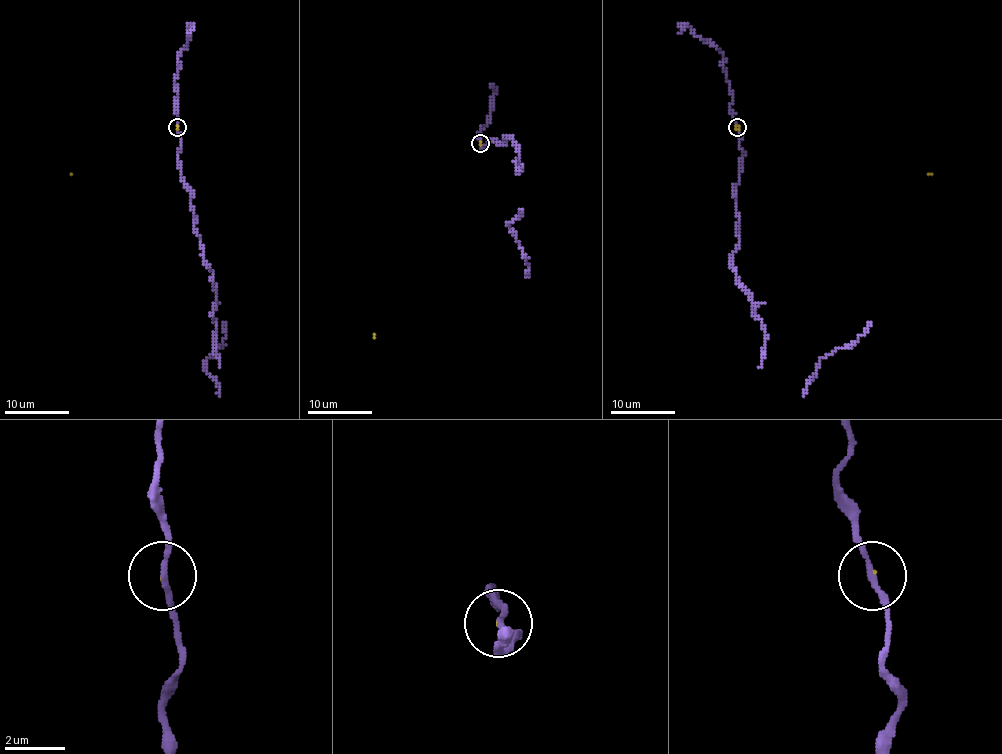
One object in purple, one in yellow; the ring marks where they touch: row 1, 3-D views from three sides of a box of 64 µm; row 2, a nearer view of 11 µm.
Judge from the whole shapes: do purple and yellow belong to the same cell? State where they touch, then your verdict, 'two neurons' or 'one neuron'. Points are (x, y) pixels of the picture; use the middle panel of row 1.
(480, 143) | two neurons

